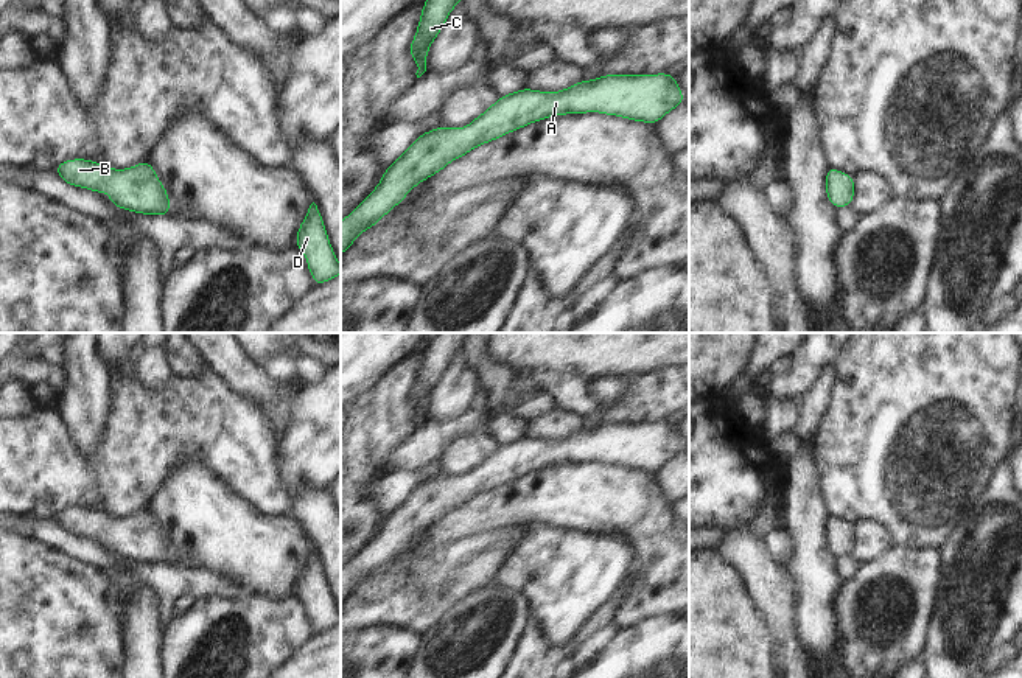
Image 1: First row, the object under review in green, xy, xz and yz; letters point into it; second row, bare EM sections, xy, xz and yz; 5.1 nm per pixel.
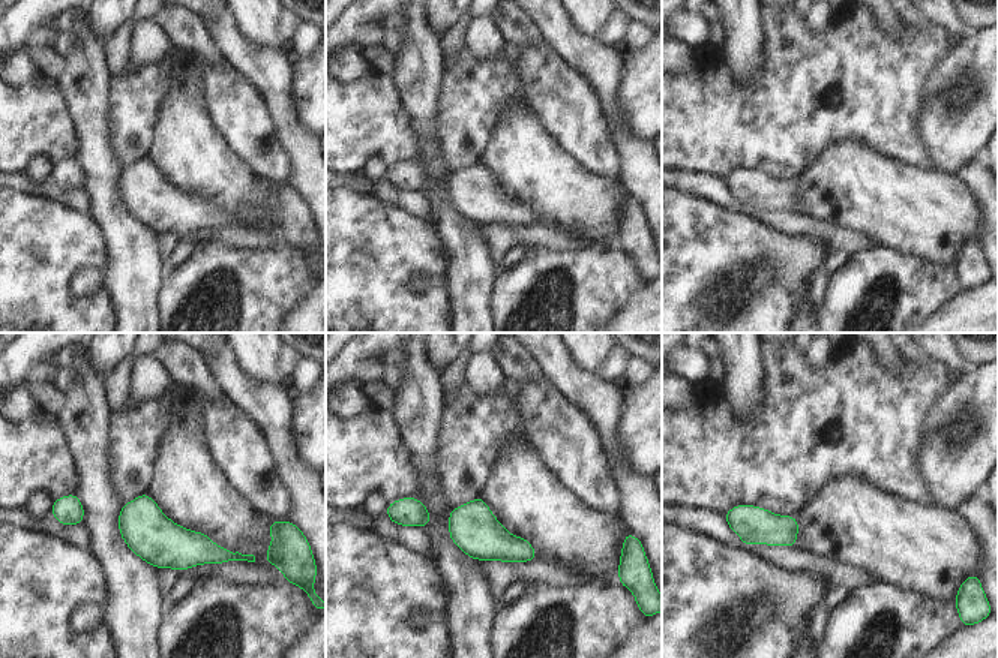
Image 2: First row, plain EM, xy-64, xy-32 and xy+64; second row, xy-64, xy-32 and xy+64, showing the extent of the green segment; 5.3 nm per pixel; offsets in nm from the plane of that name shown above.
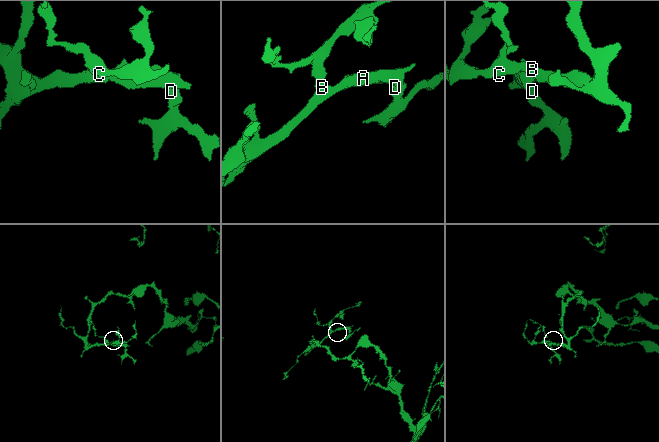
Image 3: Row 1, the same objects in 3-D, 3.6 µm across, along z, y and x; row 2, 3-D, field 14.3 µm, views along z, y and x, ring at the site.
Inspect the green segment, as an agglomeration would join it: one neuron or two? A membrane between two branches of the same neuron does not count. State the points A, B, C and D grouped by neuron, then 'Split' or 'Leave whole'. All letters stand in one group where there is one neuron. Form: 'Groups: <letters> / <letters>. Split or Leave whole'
Groups: A B C D. Leave whole

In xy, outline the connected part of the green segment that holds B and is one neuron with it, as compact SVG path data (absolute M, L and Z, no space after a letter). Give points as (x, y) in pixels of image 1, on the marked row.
M87 159L64 160L56 168L59 177L98 194L109 191L109 202L118 208L143 215L170 216L170 196L148 160L126 170L114 170Z

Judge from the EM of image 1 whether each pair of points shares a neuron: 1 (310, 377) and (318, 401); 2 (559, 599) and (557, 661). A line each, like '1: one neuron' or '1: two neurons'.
1: two neurons
2: two neurons

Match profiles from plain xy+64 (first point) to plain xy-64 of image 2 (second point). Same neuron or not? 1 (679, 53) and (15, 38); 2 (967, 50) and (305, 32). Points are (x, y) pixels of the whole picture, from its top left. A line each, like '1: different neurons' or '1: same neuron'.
1: different neurons
2: different neurons

